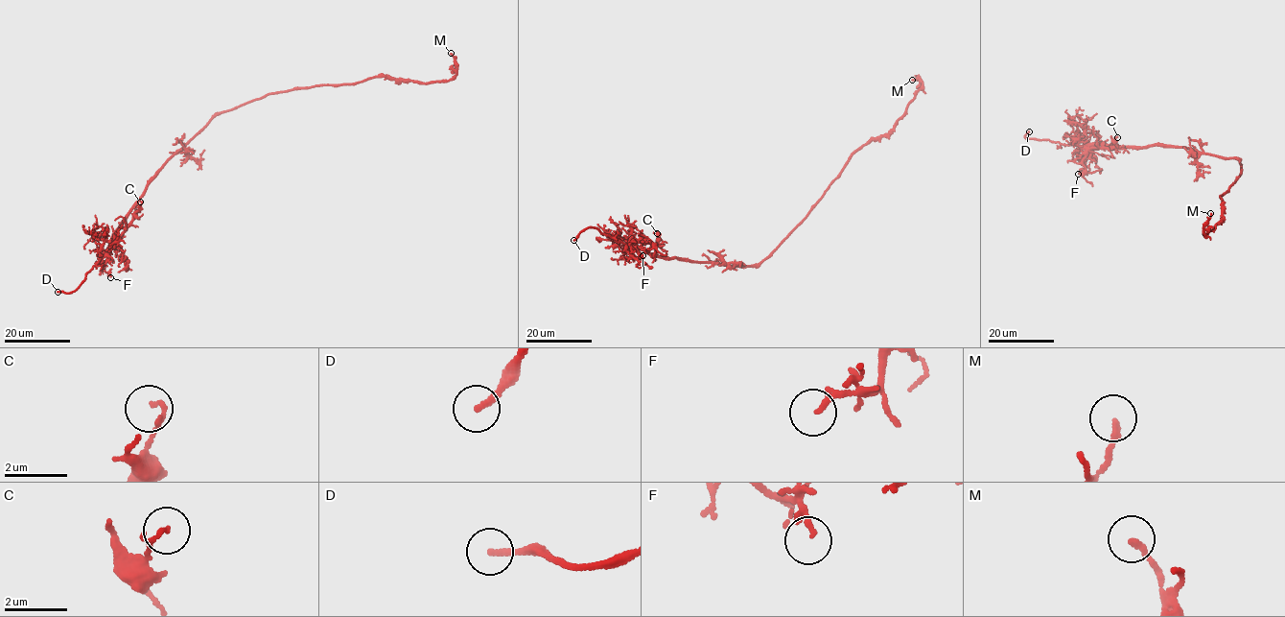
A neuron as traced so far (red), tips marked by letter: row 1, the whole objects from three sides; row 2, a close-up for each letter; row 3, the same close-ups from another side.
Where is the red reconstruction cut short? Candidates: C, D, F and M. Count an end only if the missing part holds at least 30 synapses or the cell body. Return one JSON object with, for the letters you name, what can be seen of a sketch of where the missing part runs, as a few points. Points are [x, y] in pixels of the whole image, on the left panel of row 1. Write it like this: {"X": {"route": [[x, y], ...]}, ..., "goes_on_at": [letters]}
{"goes_on_at": ["D"]}

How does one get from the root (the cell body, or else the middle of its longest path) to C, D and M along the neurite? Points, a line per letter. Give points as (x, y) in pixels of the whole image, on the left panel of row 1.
C: (217, 113), (151, 177), (142, 195), (115, 233), (113, 245), (130, 225), (140, 201)
D: (217, 113), (151, 177), (142, 195), (114, 231), (106, 249), (77, 289), (67, 293), (58, 292)
M: (217, 113), (275, 92), (316, 84), (351, 84), (380, 76), (426, 83), (446, 81), (457, 69), (451, 53)

